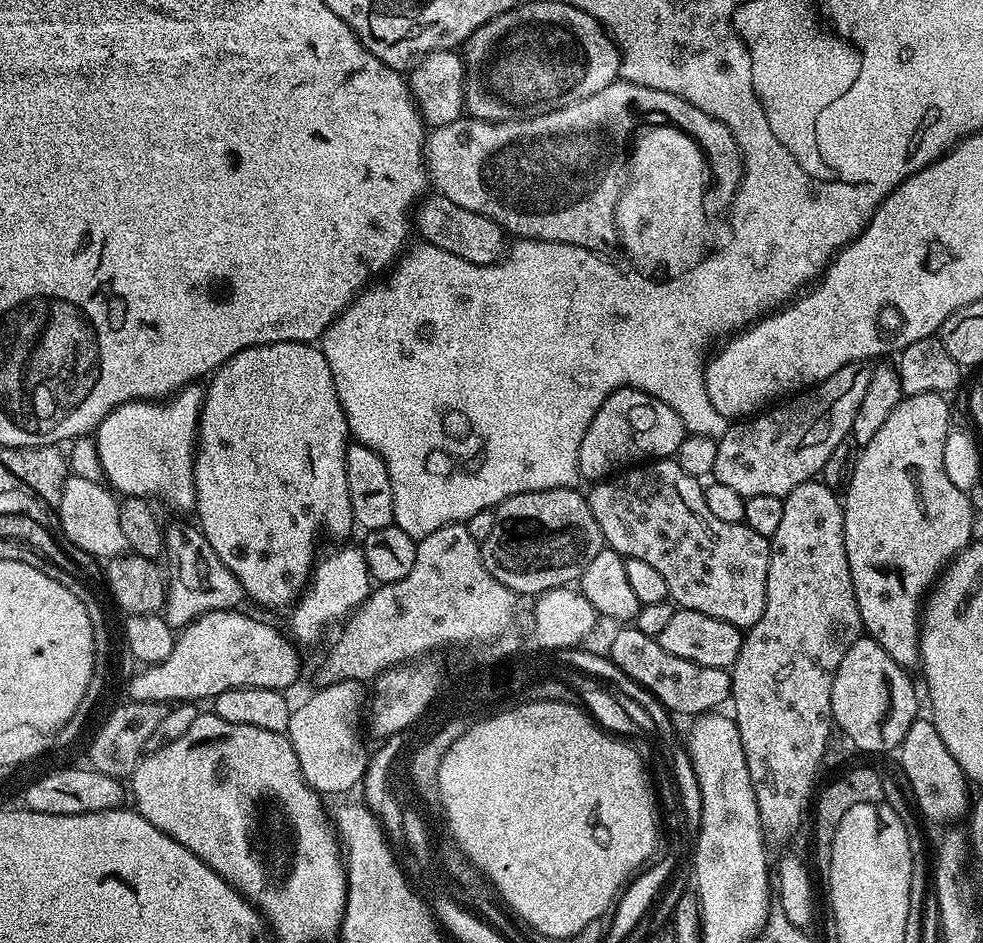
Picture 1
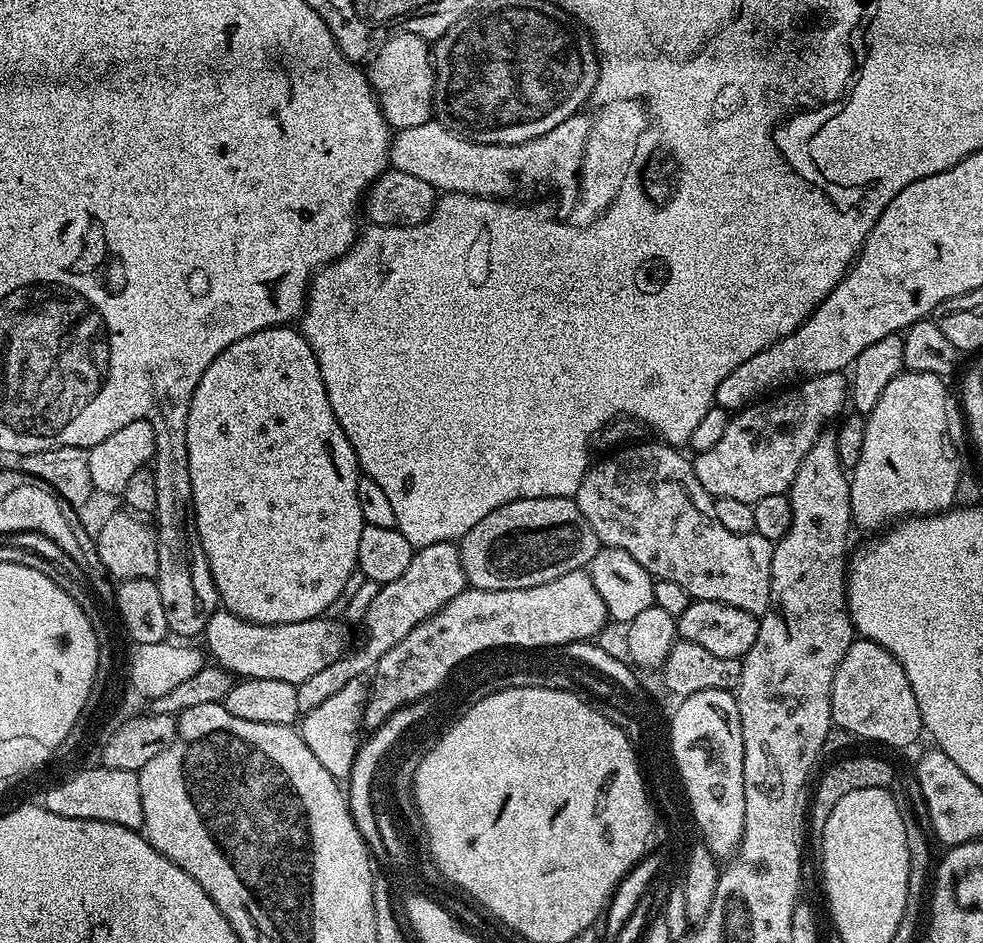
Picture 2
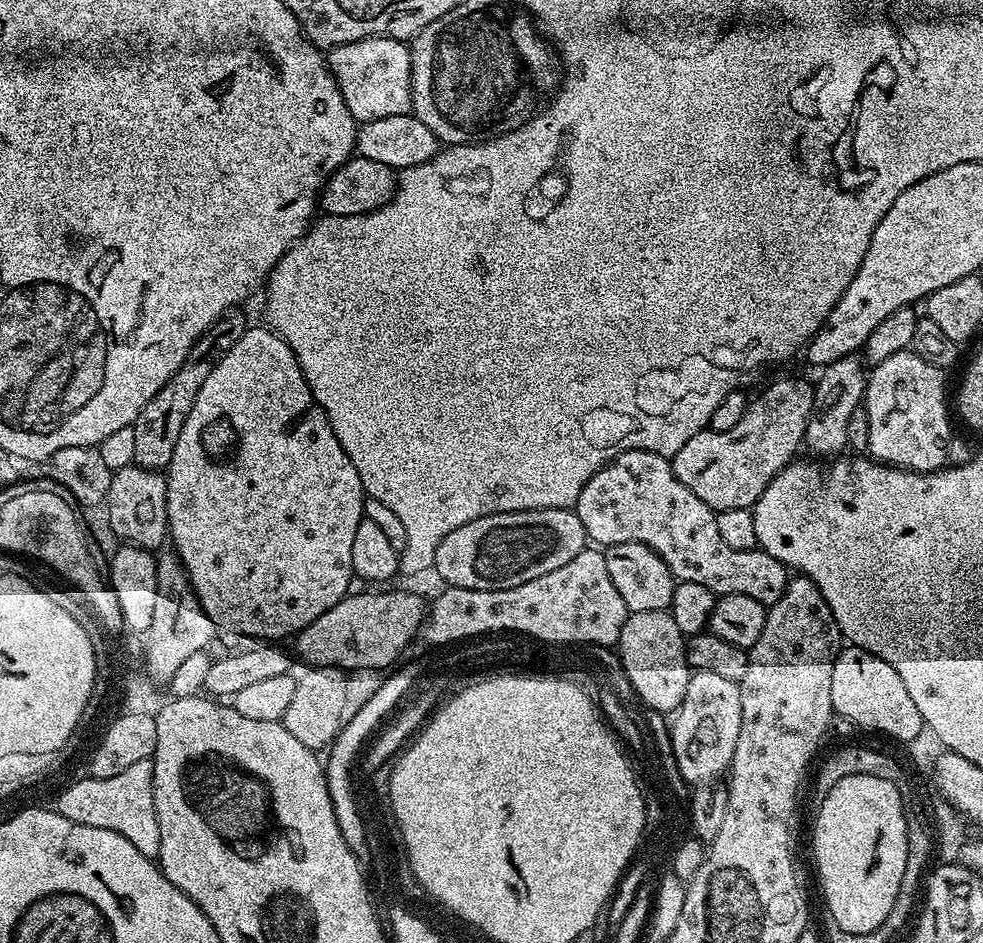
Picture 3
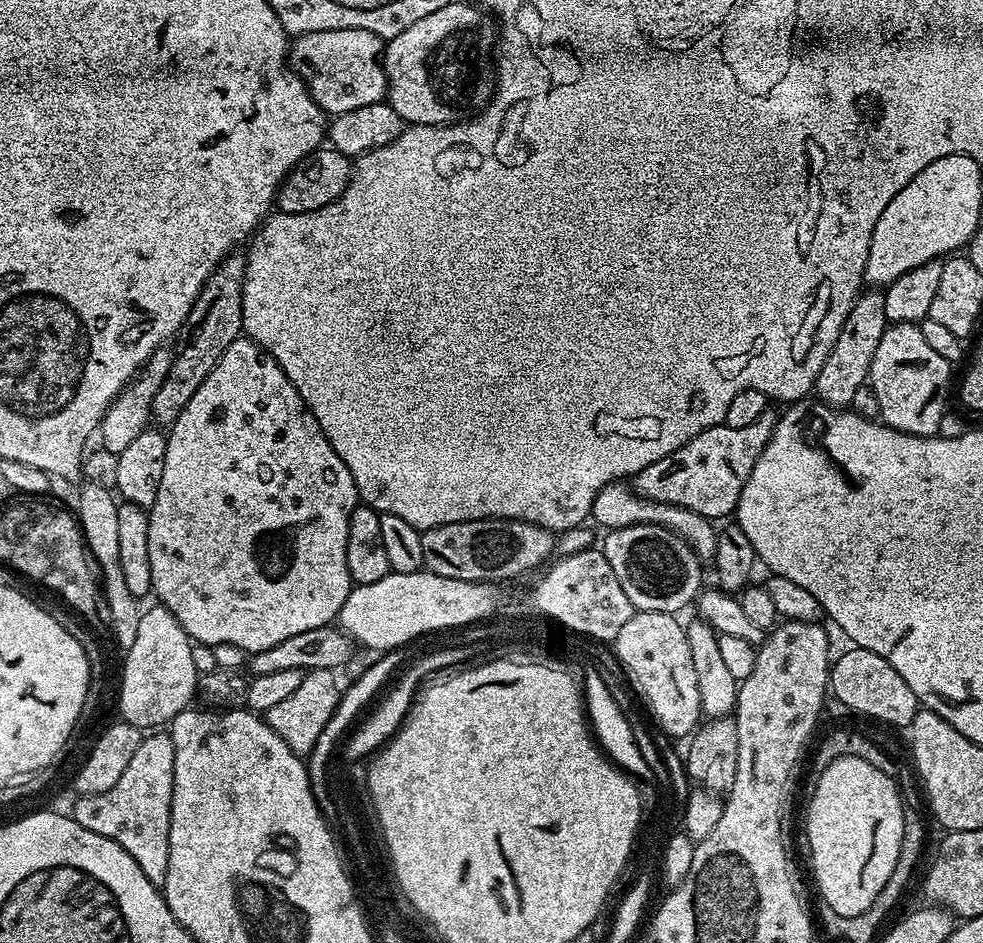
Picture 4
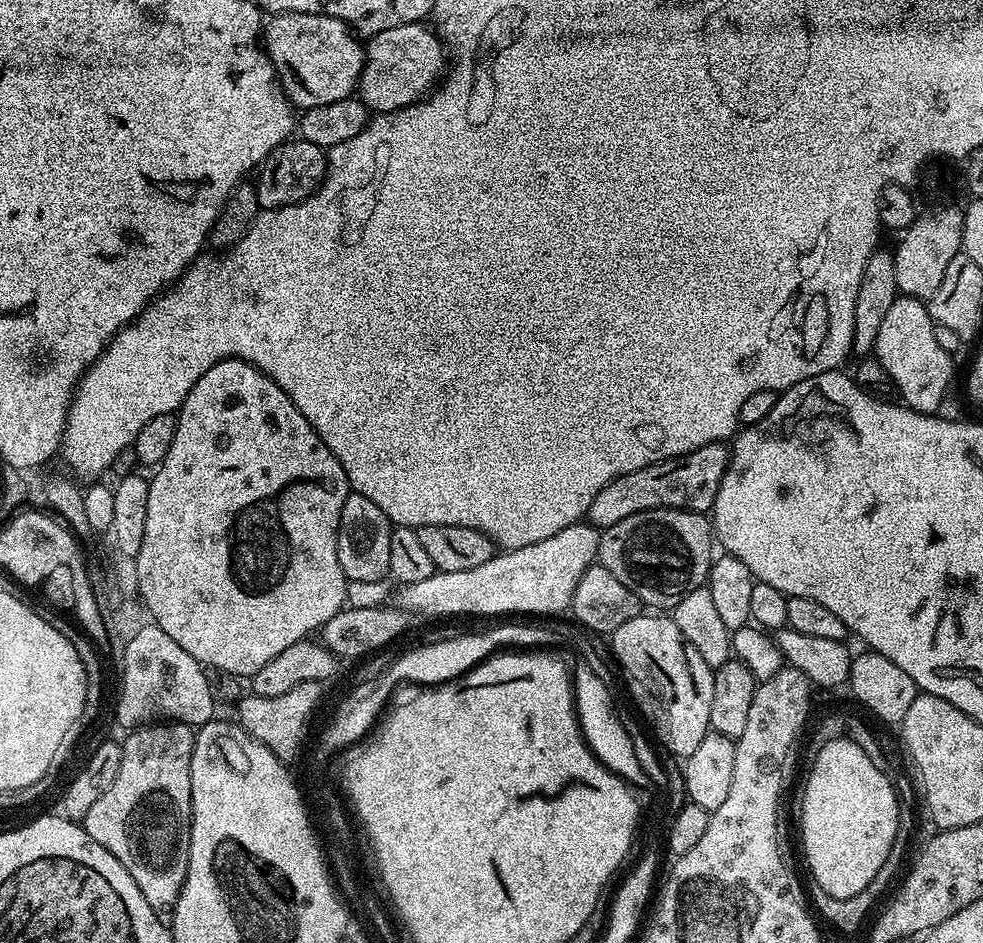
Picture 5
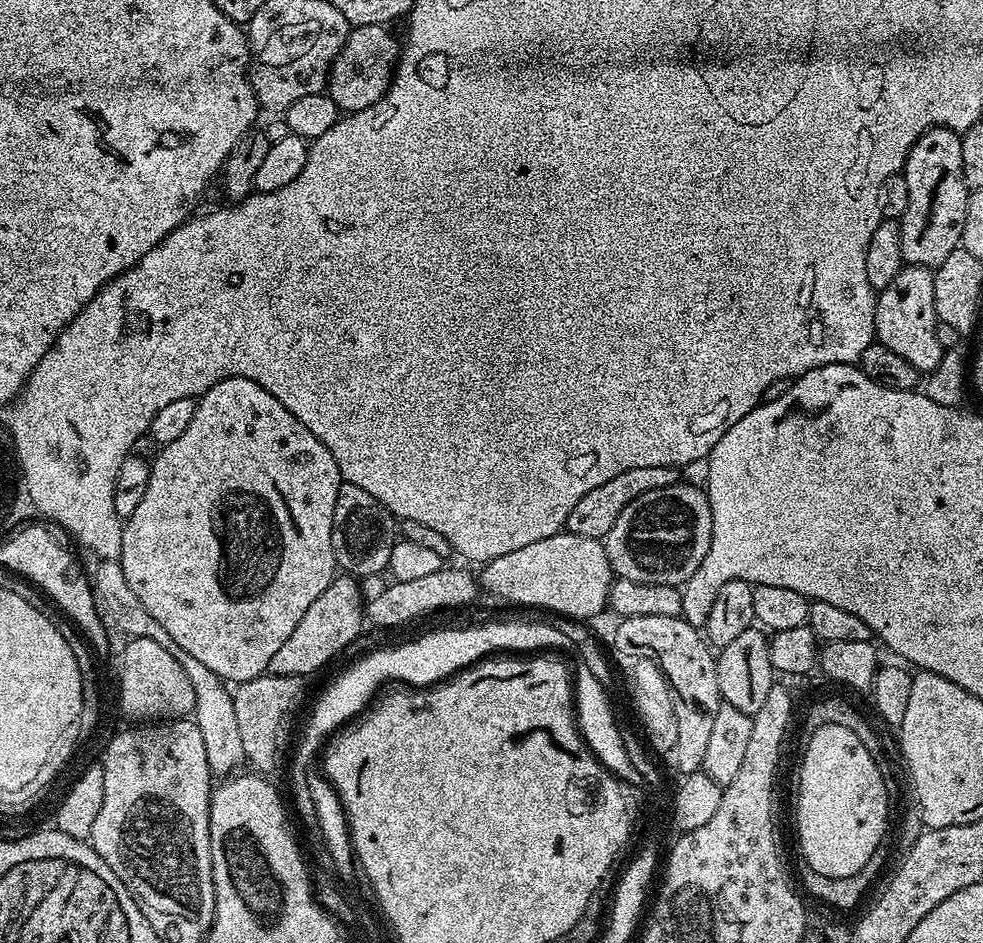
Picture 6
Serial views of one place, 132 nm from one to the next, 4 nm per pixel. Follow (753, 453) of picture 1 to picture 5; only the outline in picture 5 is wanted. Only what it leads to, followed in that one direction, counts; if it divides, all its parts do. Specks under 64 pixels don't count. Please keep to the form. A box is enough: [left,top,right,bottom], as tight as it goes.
[587,443,730,530]

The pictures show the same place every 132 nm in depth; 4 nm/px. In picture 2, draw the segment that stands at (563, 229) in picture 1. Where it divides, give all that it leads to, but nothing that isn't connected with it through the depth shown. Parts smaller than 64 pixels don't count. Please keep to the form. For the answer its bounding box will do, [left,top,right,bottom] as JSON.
[388,114,590,202]

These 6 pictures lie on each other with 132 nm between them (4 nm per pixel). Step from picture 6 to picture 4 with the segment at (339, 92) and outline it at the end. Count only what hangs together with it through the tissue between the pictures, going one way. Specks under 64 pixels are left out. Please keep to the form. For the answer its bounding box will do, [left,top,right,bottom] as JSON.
[384,2,498,125]

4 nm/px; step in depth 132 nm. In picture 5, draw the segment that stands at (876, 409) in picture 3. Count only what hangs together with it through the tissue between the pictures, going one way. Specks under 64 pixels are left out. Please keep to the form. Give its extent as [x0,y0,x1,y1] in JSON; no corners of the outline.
[874,295,953,414]

